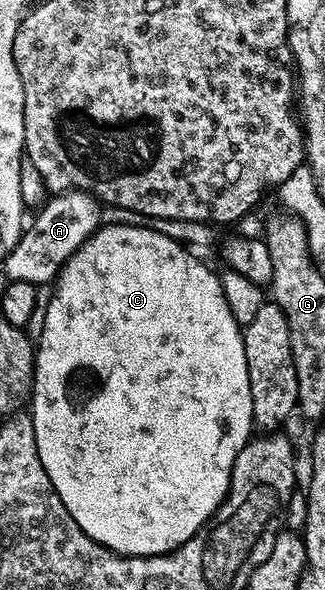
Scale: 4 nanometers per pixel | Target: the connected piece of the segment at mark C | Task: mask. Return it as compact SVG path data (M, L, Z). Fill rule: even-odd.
M117 223L112 226L101 225L92 237L89 237L71 256L63 269L55 278L52 292L52 299L49 300L48 312L44 320L43 334L37 339L38 349L35 352L35 383L31 389L31 401L29 403L29 413L33 420L33 432L37 436L37 452L45 472L55 489L55 495L65 504L69 516L77 520L77 528L85 532L93 540L97 540L105 548L112 550L114 554L123 554L126 558L144 558L145 556L157 556L158 554L168 554L181 544L188 542L197 531L215 514L215 509L223 503L223 497L227 494L227 489L231 483L231 469L233 460L237 460L237 452L245 448L245 444L253 437L253 392L249 388L249 364L245 360L245 344L243 343L243 331L239 321L233 316L229 308L229 300L223 291L223 280L218 273L214 274L201 259L198 253L192 252L186 245L169 236L162 235L161 232L148 230L142 225L130 226L127 223Z

